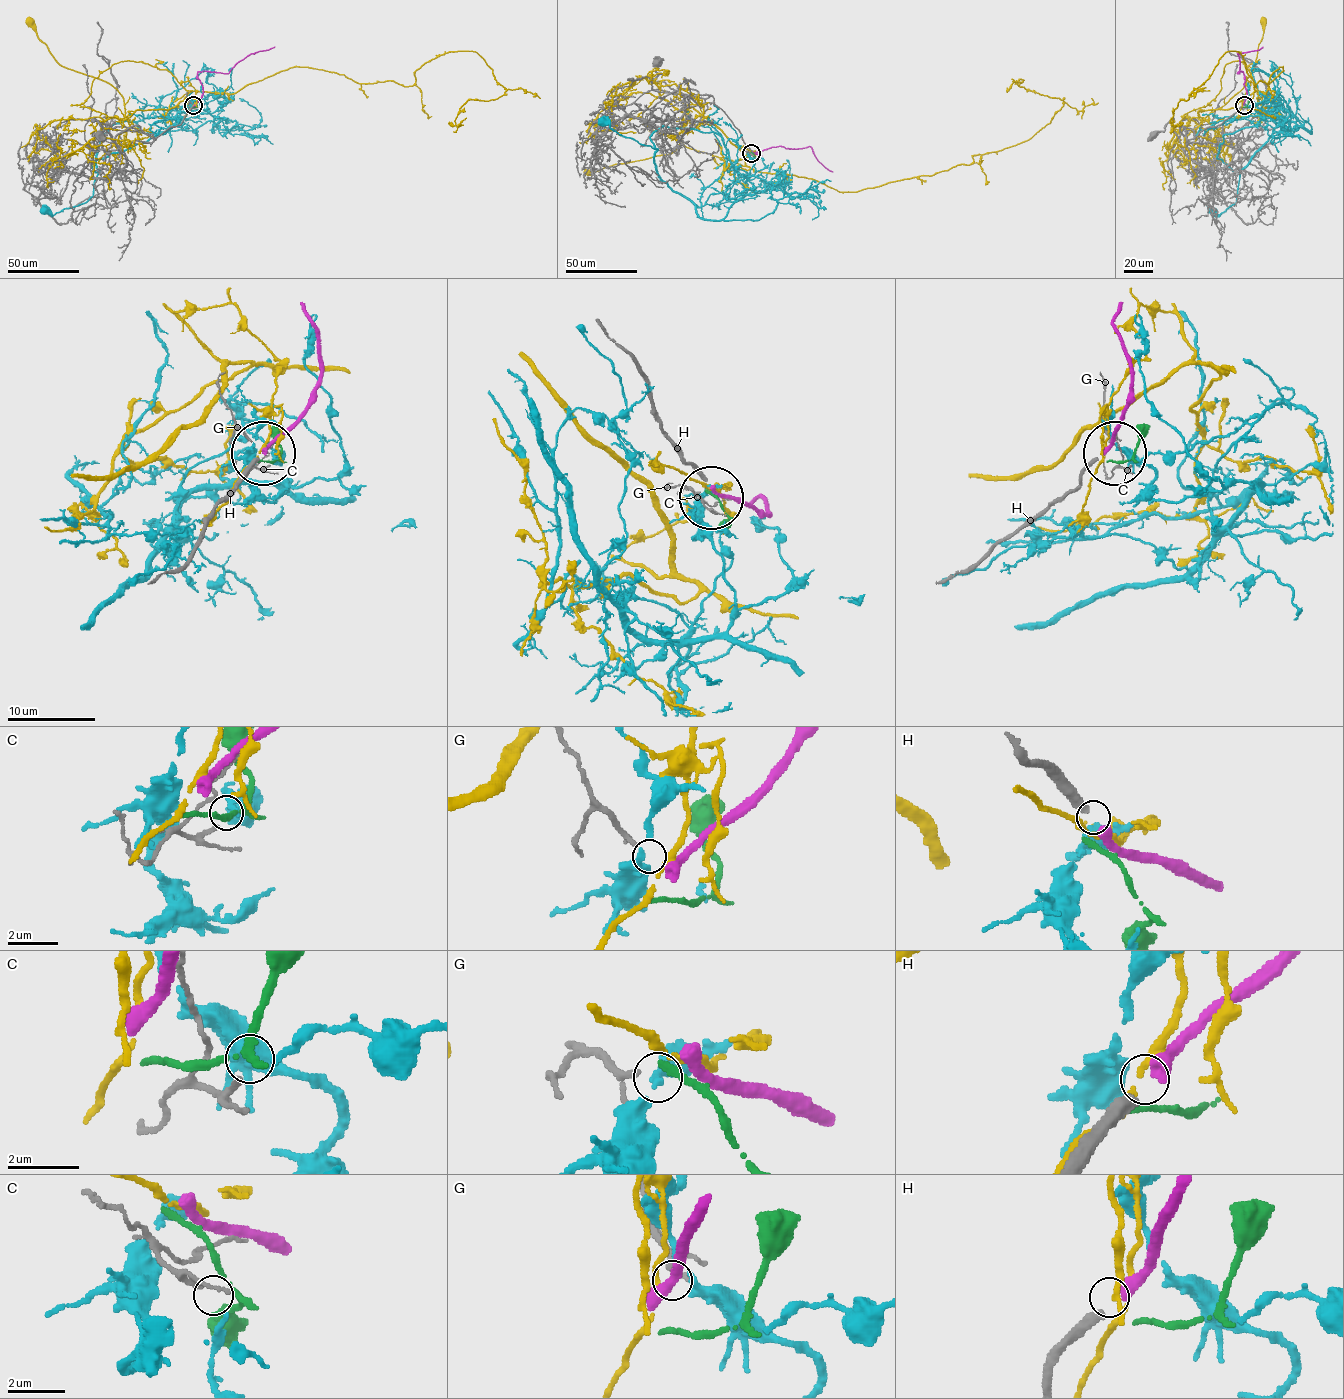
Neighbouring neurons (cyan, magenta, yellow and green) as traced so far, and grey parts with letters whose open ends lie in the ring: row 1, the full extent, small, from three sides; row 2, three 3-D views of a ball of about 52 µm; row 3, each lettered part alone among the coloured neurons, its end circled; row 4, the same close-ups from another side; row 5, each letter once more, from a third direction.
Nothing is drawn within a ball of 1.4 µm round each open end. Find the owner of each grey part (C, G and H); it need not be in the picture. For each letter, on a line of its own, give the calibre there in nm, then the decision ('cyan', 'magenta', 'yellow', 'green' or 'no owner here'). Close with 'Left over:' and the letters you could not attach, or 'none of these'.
C: 130 nm thick; cyan
G: 140 nm thick; no owner here
H: 400 nm thick; magenta
Left over: G

